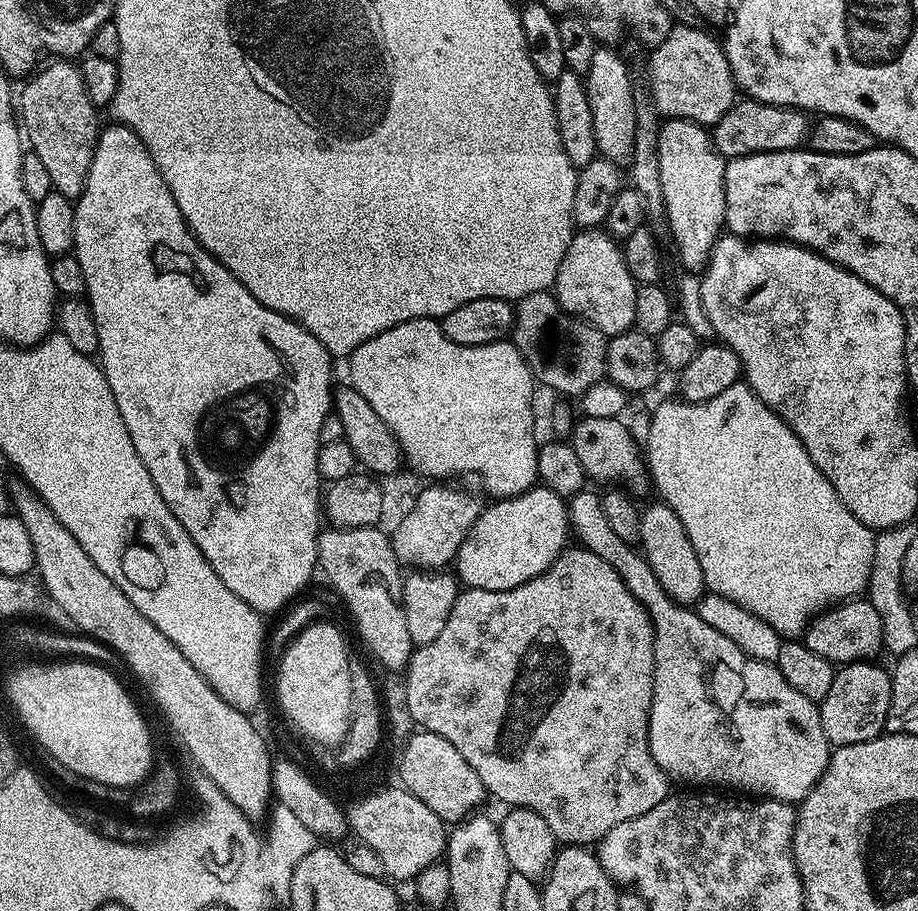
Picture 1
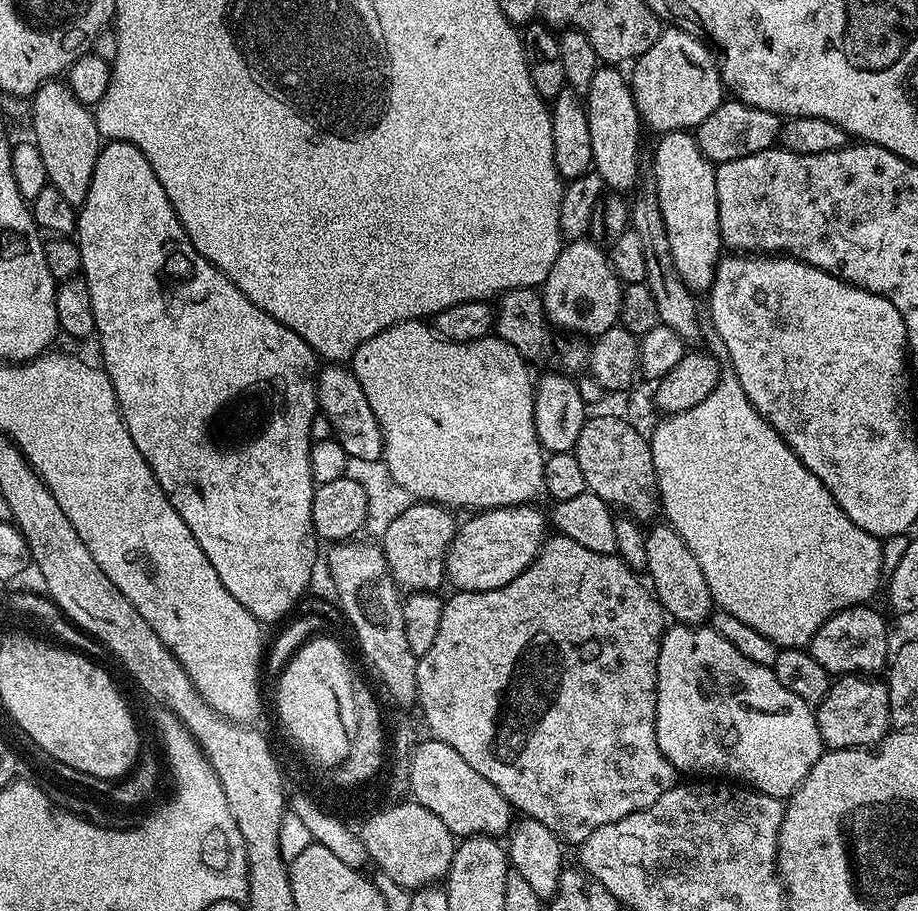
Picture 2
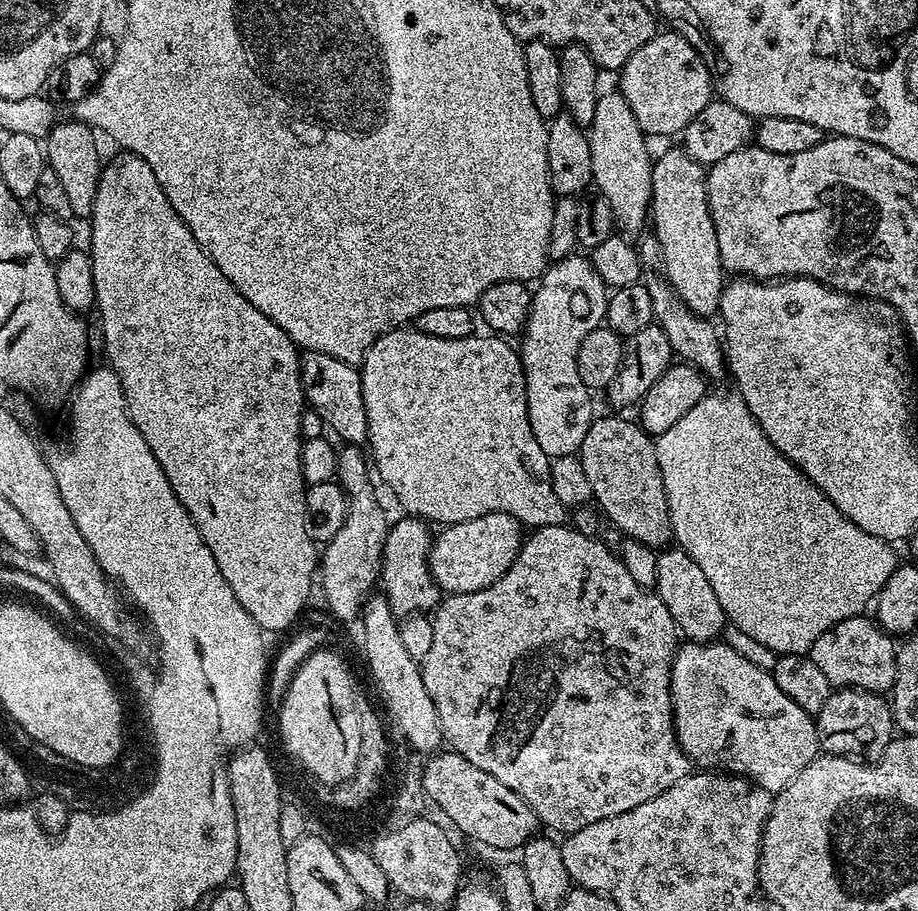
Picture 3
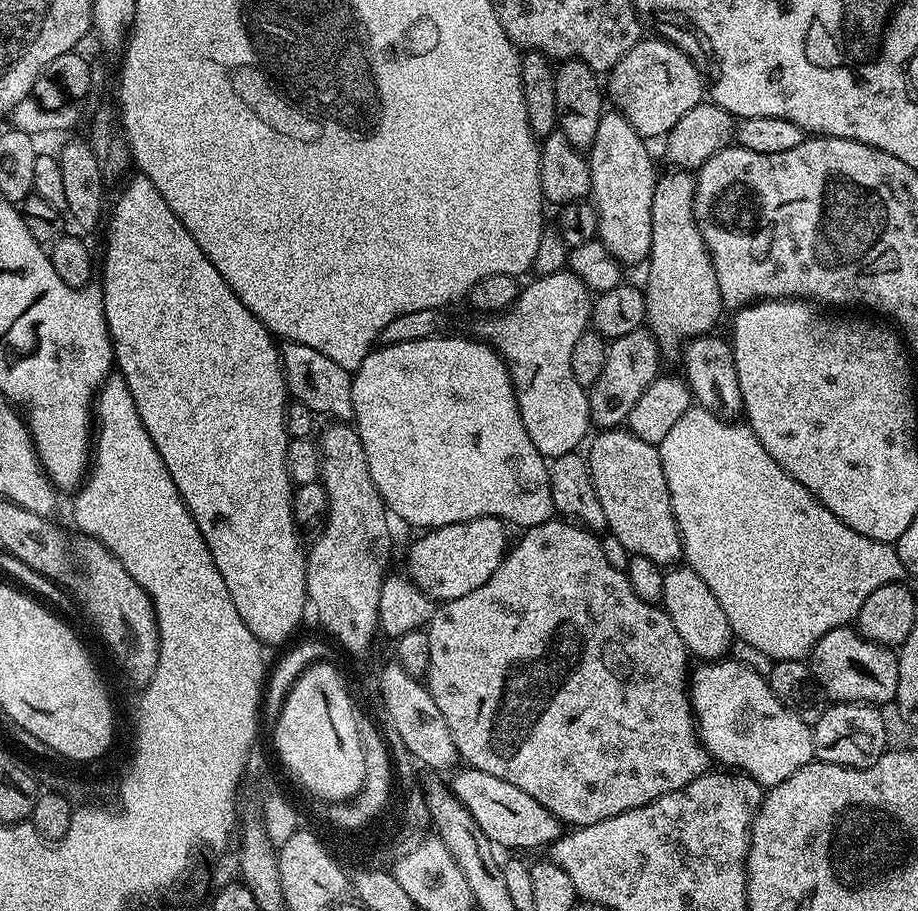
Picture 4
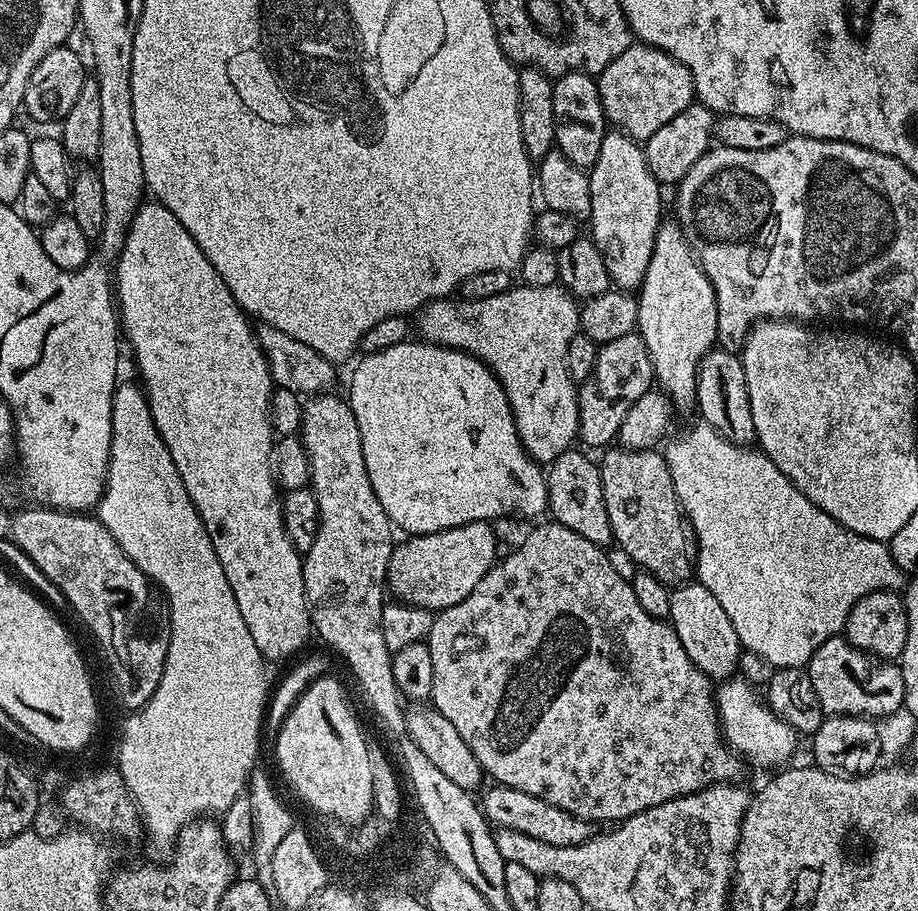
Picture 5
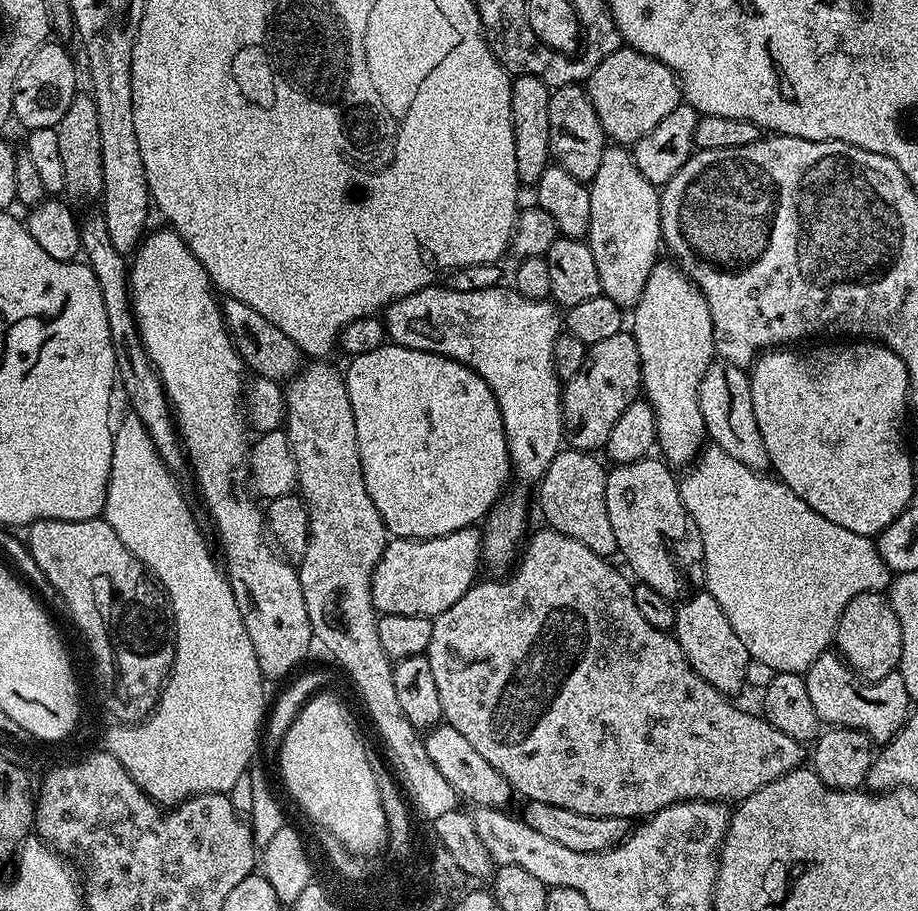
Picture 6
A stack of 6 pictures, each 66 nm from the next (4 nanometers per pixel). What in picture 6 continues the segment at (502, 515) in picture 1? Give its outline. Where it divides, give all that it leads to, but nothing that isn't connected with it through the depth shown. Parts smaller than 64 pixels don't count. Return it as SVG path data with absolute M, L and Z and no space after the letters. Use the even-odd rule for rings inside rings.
M476 526L429 540L389 539L372 575L372 604L377 613L385 616L434 618L450 610L477 583L479 568L482 568L482 532Z

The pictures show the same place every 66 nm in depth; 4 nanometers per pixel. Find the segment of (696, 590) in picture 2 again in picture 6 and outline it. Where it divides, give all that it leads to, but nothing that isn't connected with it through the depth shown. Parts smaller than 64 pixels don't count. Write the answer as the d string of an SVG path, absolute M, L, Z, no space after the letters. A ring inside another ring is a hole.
M700 590L692 595L696 596L689 595L677 607L674 629L676 641L682 646L690 666L702 679L710 682L710 686L714 686L725 696L735 697L735 692L745 691L746 688L746 670L750 659L746 646L742 646L742 638L734 634L730 618L722 614L722 606L718 606L709 592Z

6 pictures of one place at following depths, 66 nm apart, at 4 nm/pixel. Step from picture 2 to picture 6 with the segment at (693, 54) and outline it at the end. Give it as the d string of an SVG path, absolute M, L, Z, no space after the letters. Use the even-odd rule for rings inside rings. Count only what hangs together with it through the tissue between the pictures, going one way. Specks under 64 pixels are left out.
M627 46L602 58L586 81L586 87L605 137L620 146L636 144L682 102L679 79L670 66Z

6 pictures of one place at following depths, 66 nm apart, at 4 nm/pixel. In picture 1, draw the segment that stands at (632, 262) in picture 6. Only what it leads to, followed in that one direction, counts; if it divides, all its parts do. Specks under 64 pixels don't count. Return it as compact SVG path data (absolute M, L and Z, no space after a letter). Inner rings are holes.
M612 46L597 47L590 70L586 73L590 114L594 114L594 142L597 153L603 159L623 165L634 150L634 83L633 73L628 73L628 64Z

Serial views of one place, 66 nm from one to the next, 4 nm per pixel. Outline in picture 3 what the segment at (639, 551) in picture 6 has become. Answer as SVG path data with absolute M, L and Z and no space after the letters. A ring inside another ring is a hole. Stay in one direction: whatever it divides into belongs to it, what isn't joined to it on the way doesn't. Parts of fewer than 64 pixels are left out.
M600 416L593 419L586 438L582 438L579 450L582 470L586 470L586 479L590 481L592 500L600 503L599 511L616 523L616 528L629 540L637 540L654 550L660 550L672 540L672 523L666 490L662 486L662 470L658 470L656 442L635 419L623 420L620 416Z

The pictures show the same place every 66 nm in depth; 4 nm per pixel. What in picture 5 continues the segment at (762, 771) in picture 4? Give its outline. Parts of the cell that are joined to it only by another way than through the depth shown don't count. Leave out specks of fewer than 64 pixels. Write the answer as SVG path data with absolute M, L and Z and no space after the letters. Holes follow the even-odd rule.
M729 678L715 689L716 714L724 743L737 756L752 764L784 766L796 752L798 734L773 714L755 687L743 678Z

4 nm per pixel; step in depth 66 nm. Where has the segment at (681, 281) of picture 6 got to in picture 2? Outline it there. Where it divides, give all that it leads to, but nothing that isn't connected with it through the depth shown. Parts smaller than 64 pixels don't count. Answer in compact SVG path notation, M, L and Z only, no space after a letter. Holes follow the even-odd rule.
M691 131L666 132L659 137L656 153L652 156L650 179L656 183L658 210L662 210L662 222L666 222L666 238L670 240L670 254L674 254L674 266L682 274L682 282L694 294L707 293L716 277L716 265L722 259L720 227L718 226L718 190L716 170L712 161L707 160Z

